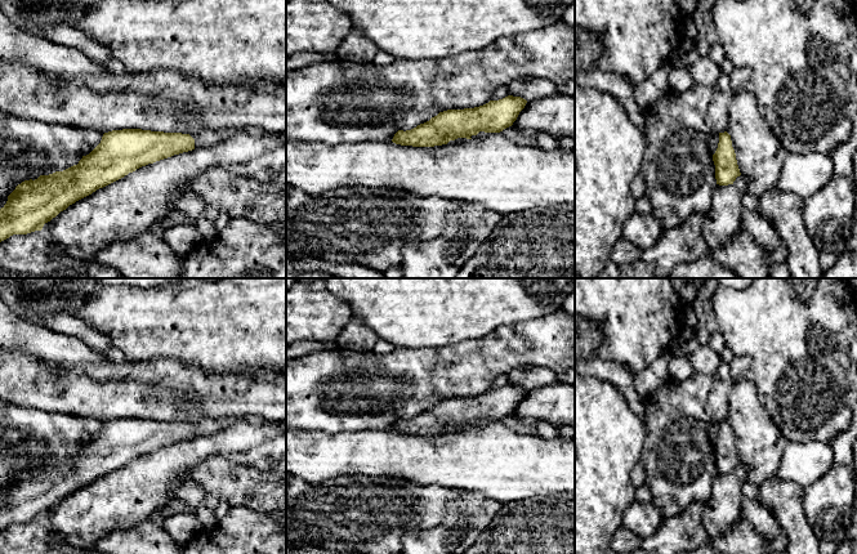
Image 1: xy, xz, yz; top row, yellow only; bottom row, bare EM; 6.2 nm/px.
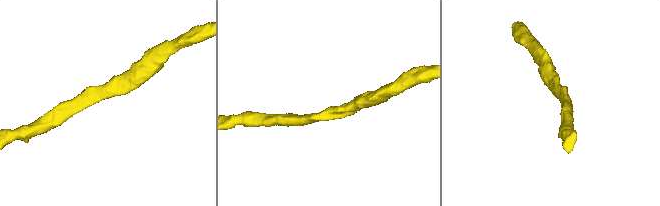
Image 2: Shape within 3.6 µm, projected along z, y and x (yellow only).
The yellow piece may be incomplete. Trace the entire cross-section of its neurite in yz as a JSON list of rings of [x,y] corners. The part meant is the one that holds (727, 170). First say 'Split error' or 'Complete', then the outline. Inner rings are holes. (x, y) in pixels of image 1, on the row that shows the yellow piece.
Complete. [[[727,131],[719,133],[719,143],[713,155],[713,161],[715,165],[717,184],[719,186],[733,184],[736,178],[741,175],[731,135]]]

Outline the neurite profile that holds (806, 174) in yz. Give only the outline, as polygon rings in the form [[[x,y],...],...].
[[[809,152],[789,153],[782,164],[777,188],[808,198],[817,193],[834,174],[830,155]]]

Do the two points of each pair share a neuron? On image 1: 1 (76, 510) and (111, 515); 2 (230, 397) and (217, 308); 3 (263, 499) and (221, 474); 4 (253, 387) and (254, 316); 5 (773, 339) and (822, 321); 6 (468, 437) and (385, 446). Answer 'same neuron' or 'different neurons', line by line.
1: same neuron
2: different neurons
3: same neuron
4: different neurons
5: same neuron
6: same neuron

